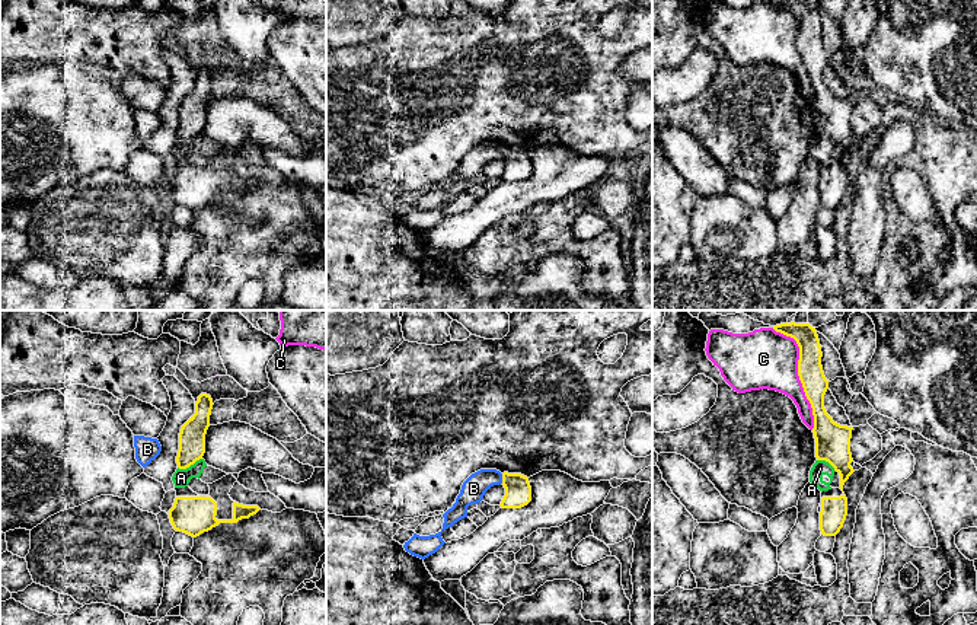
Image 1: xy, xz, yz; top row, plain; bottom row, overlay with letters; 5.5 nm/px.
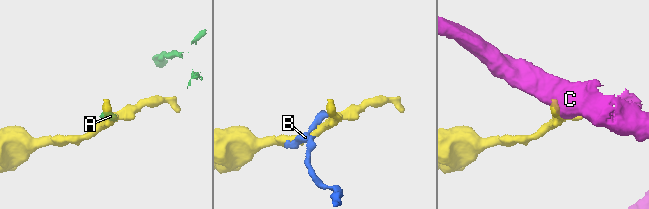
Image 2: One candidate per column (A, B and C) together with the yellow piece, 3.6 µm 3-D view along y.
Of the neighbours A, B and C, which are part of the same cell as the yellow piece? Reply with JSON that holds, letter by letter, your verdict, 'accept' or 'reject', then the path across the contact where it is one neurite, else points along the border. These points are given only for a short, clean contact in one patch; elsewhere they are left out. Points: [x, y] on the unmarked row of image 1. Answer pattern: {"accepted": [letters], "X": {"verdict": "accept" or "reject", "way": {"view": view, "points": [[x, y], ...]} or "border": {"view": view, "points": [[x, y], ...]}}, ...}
{"accepted": [], "A": {"verdict": "reject", "border": {"view": "xy", "points": [[201, 131], [185, 142], [178, 142]]}}, "B": {"verdict": "reject", "border": {"view": "xz", "points": [[501, 147], [503, 156]]}}, "C": {"verdict": "reject"}}

